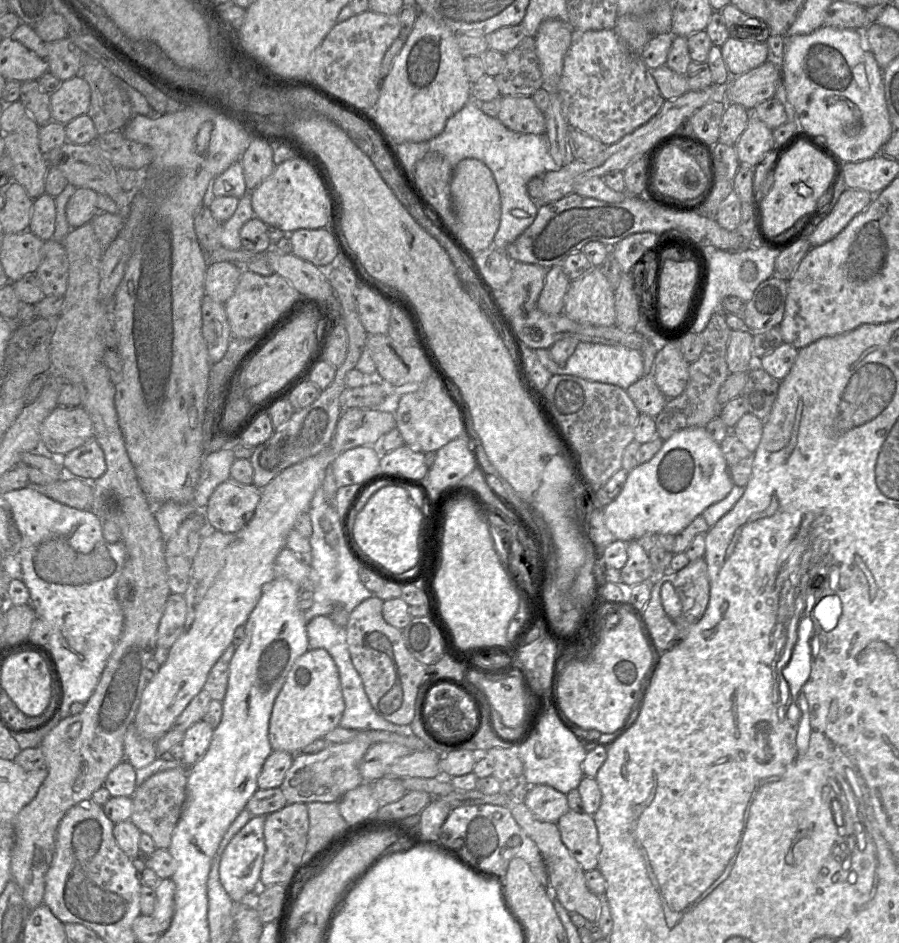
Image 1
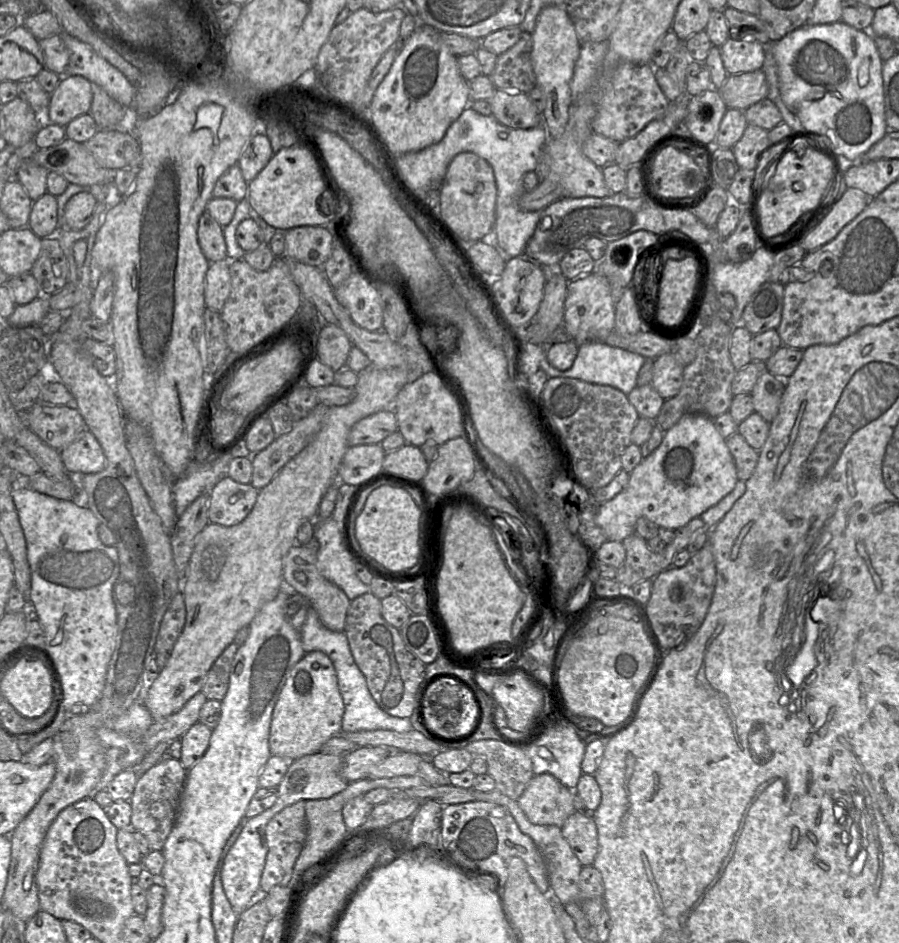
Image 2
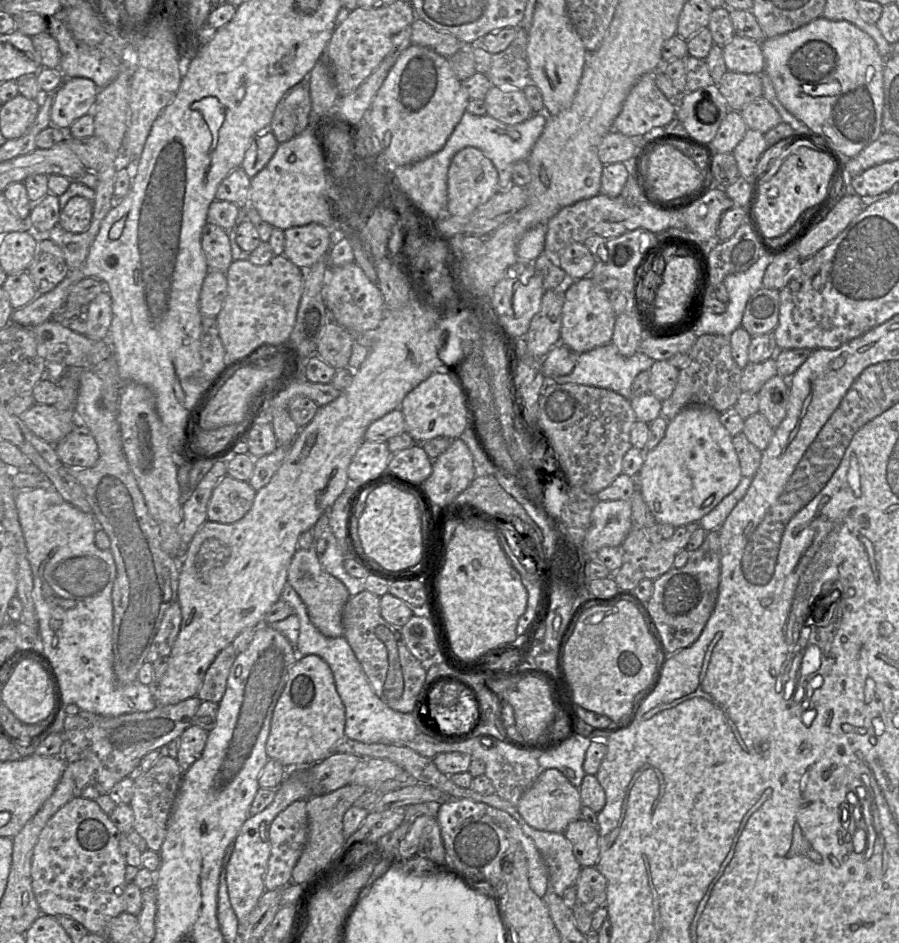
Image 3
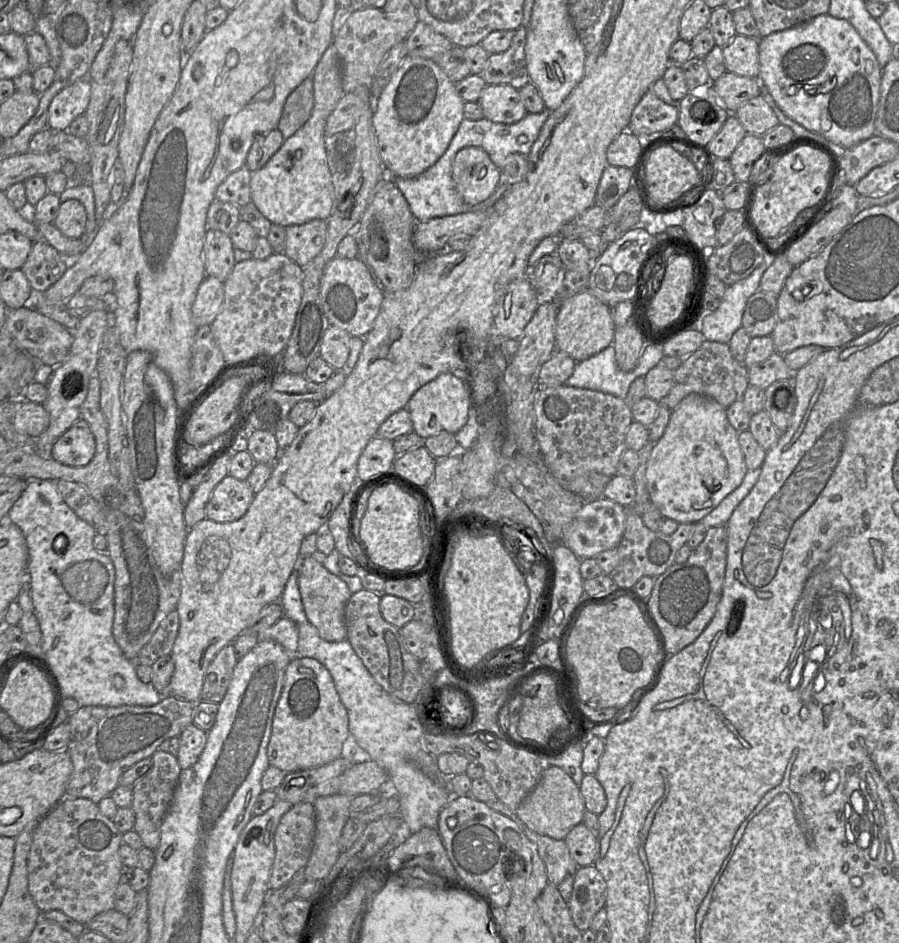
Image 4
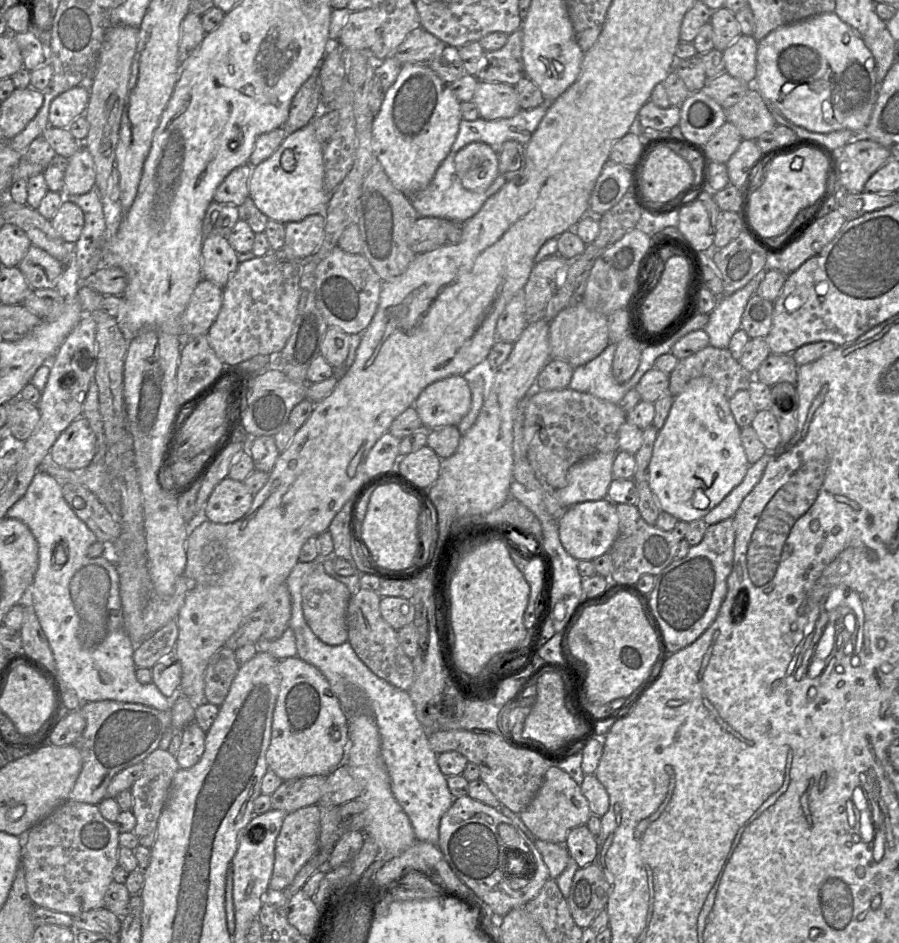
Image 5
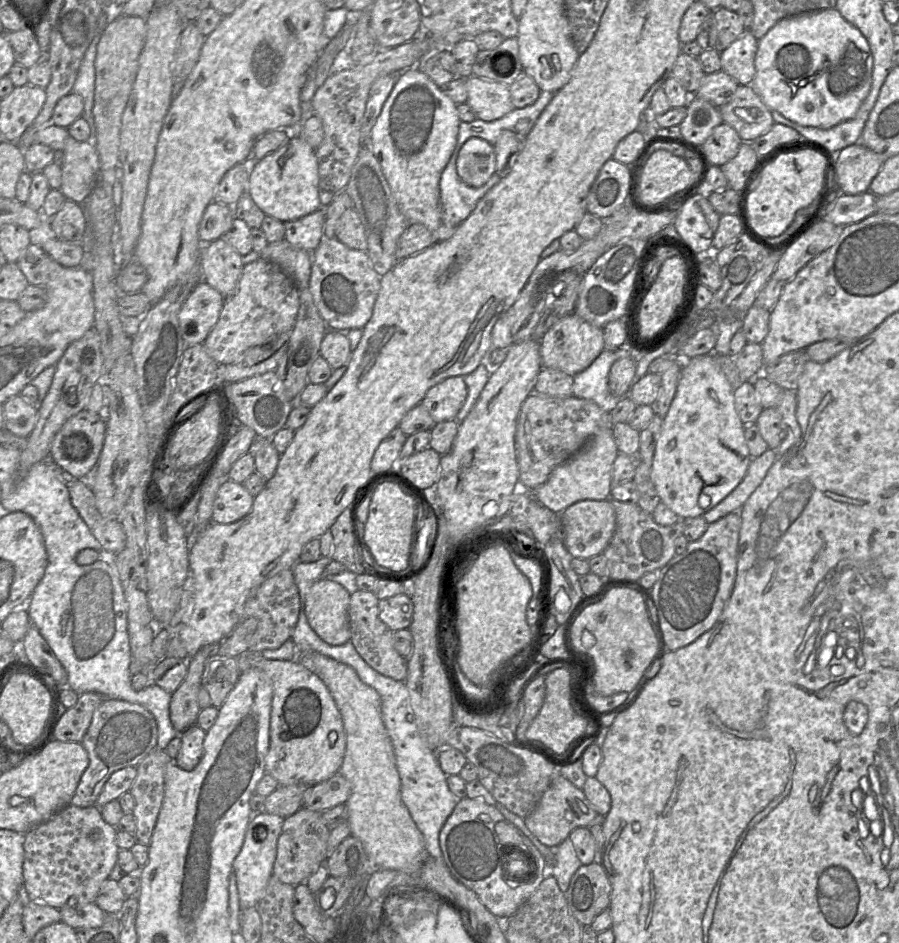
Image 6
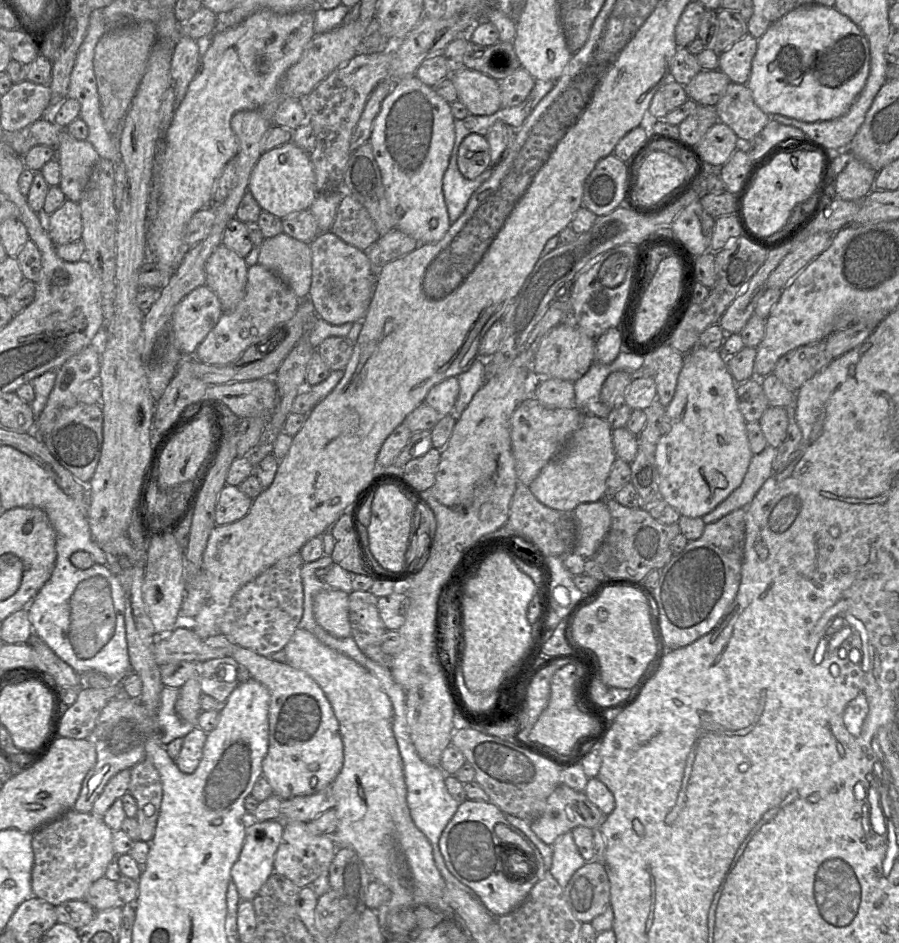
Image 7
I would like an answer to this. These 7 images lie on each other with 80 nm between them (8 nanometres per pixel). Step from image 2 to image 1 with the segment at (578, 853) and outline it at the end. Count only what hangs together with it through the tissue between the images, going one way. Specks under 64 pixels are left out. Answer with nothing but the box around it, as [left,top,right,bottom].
[557,810,600,870]

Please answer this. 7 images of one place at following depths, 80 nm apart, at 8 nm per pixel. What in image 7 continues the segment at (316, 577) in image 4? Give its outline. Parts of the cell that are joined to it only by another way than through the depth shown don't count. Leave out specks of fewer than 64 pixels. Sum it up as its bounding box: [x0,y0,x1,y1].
[313,588,351,638]

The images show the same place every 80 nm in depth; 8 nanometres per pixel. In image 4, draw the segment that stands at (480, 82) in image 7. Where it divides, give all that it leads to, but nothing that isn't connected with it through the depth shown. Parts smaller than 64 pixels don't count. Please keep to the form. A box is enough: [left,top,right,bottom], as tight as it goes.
[477,84,527,124]

